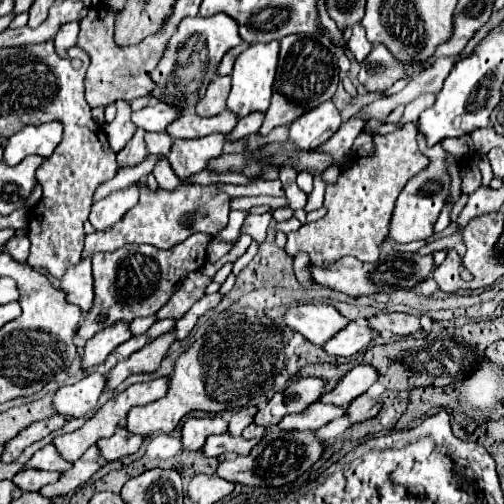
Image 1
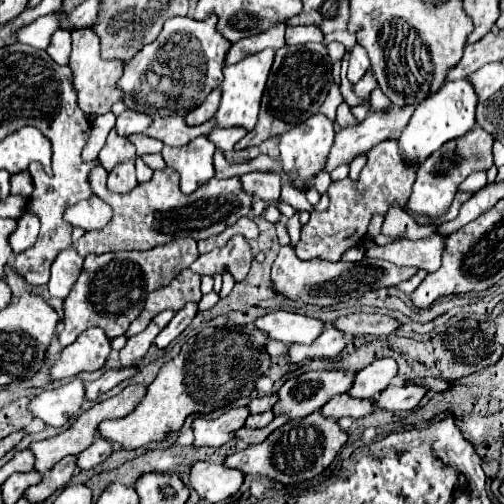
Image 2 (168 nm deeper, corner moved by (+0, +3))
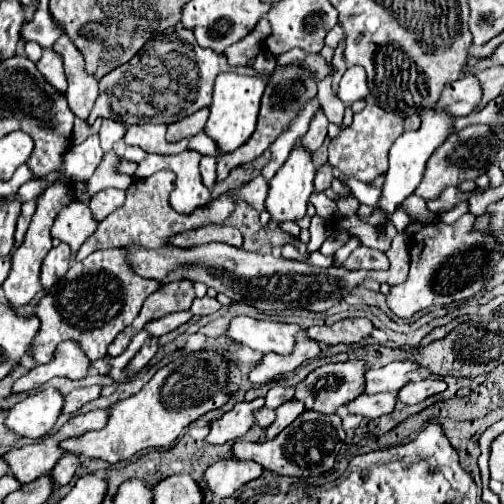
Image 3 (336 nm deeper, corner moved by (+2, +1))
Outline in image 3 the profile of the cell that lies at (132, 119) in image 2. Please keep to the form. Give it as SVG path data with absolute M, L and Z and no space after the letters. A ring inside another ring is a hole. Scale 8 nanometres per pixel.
M103 119L101 129L99 129L101 149L103 149L103 151L111 151L113 145L115 145L117 141L121 141L121 133L125 133L125 127L123 127L123 125L117 125L117 121Z

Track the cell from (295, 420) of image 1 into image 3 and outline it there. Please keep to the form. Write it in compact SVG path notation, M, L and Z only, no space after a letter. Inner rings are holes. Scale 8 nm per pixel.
M363 393L361 397L357 397L357 401L349 403L351 413L363 415L367 419L377 419L381 415L393 413L395 407L397 407L397 395L395 393L377 393L377 395Z

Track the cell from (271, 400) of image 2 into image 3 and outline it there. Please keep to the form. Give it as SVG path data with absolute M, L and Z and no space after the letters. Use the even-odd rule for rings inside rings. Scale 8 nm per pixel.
M275 385L275 387L269 389L269 393L267 393L267 397L265 397L265 401L267 401L265 405L267 405L269 409L277 409L279 405L291 401L293 395L295 395L295 387L281 387L281 385Z

